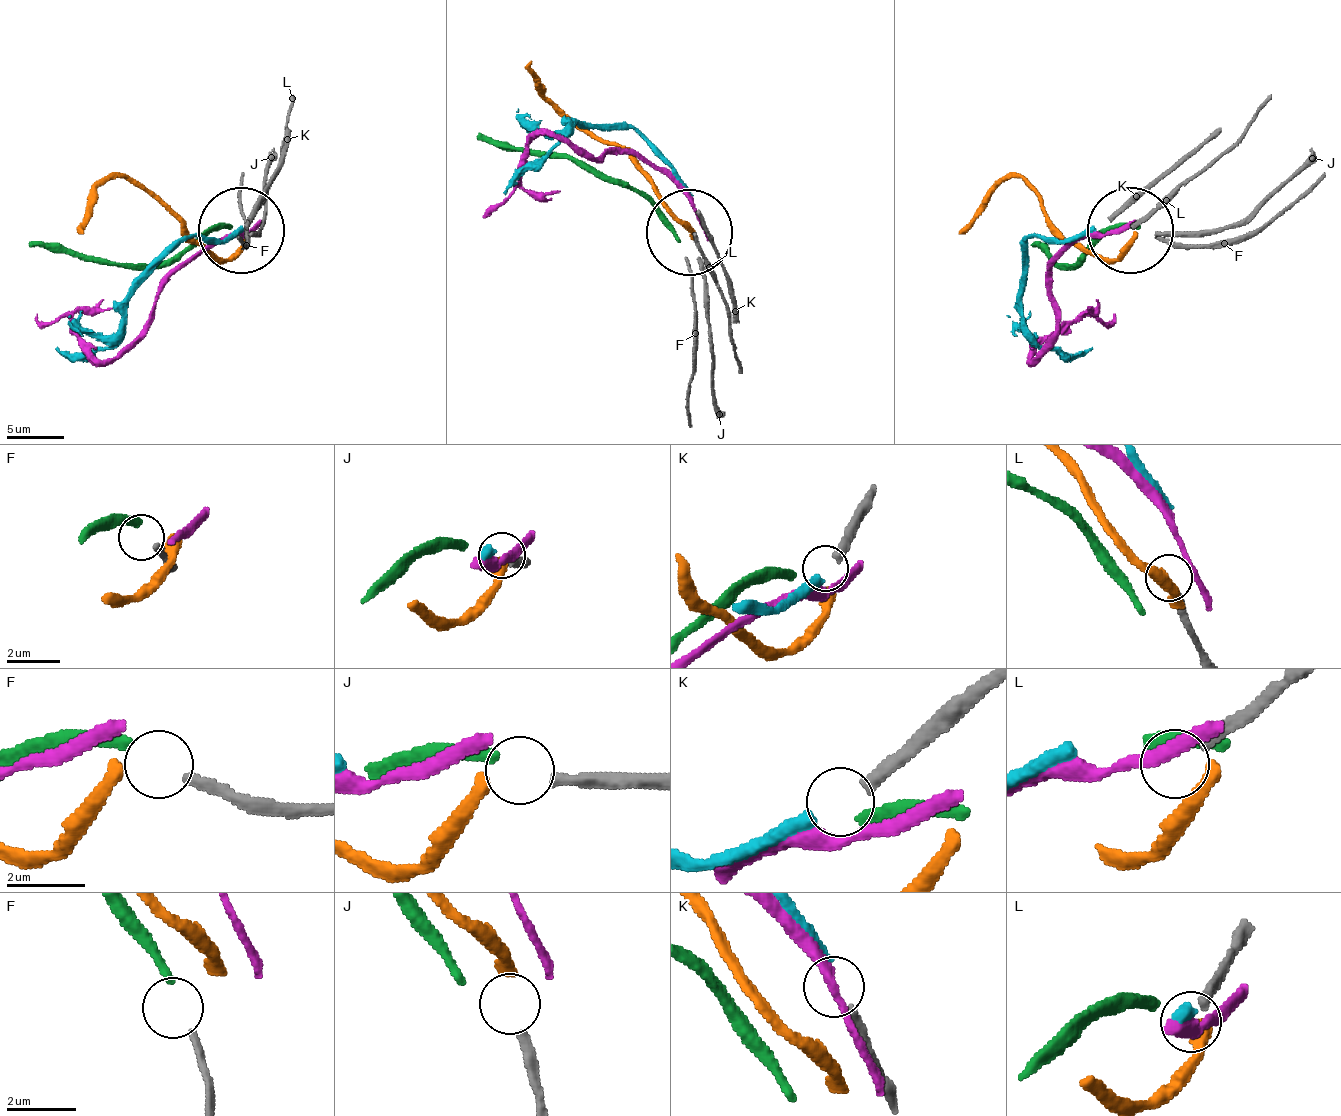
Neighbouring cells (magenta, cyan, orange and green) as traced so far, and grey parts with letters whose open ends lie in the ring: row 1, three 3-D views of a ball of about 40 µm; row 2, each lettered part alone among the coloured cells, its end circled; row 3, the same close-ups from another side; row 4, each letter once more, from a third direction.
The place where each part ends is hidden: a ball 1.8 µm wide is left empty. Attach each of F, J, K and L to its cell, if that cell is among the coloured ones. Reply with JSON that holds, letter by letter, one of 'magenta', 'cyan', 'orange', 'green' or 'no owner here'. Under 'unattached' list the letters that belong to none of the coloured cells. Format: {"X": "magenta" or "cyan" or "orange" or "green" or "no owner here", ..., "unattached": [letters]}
{"F": "no owner here", "J": "orange", "K": "cyan", "L": "no owner here", "unattached": ["F", "L"]}

